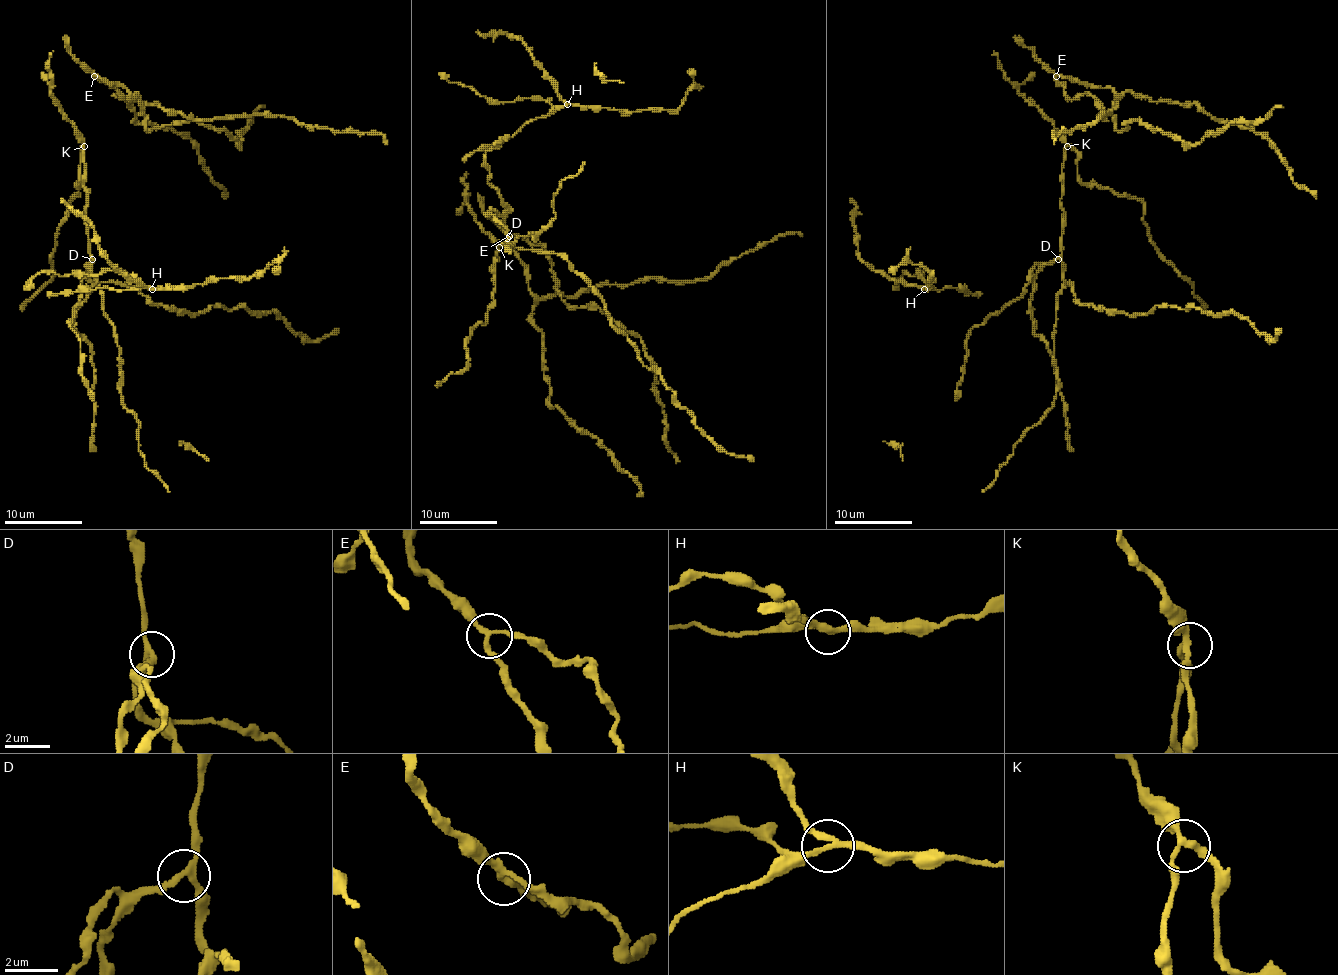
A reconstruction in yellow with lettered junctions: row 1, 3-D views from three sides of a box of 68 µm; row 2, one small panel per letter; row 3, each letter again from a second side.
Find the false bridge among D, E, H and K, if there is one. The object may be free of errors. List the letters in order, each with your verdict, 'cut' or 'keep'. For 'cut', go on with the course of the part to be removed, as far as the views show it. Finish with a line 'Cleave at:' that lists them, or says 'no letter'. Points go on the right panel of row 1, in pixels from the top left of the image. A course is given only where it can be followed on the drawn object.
D: keep
E: keep
H: cut | (924, 290), (926, 282), (918, 270), (922, 274), (912, 276), (902, 272), (893, 290)
K: keep
Cleave at: H

